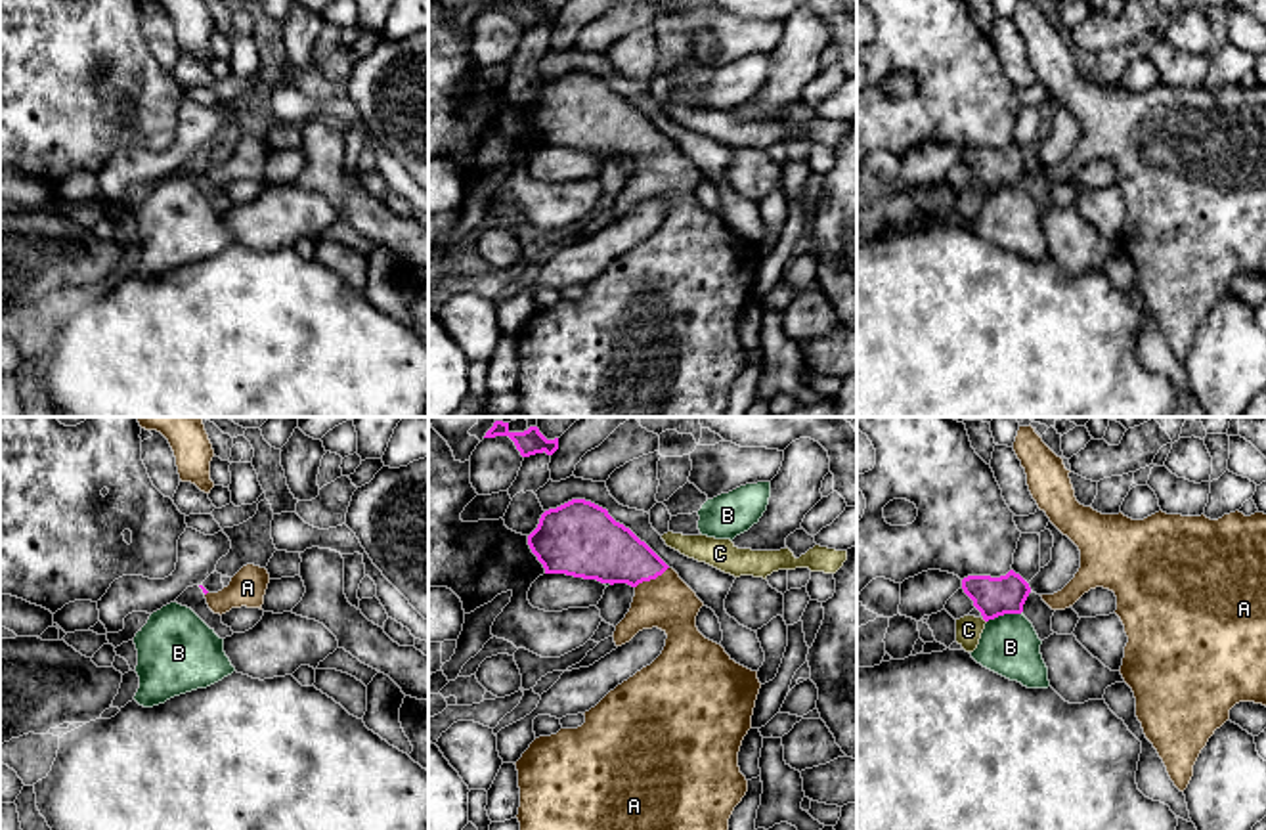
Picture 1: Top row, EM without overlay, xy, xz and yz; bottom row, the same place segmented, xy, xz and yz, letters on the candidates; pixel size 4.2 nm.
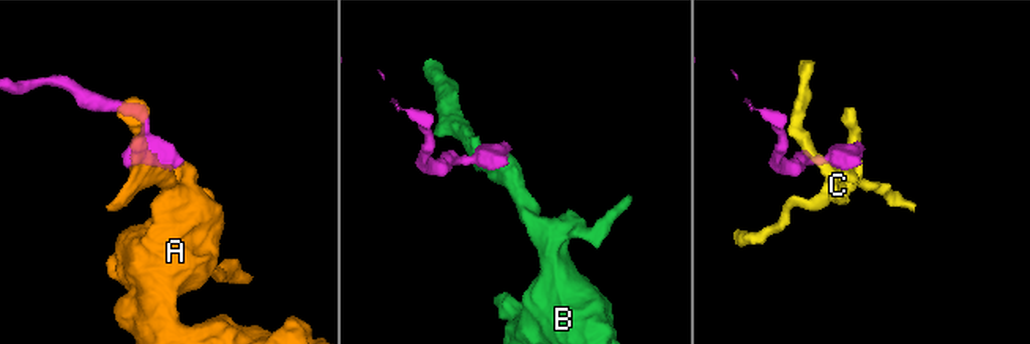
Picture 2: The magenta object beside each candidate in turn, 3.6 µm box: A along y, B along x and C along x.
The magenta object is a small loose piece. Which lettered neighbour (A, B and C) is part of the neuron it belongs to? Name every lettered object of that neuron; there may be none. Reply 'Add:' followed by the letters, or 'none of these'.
Add: A

